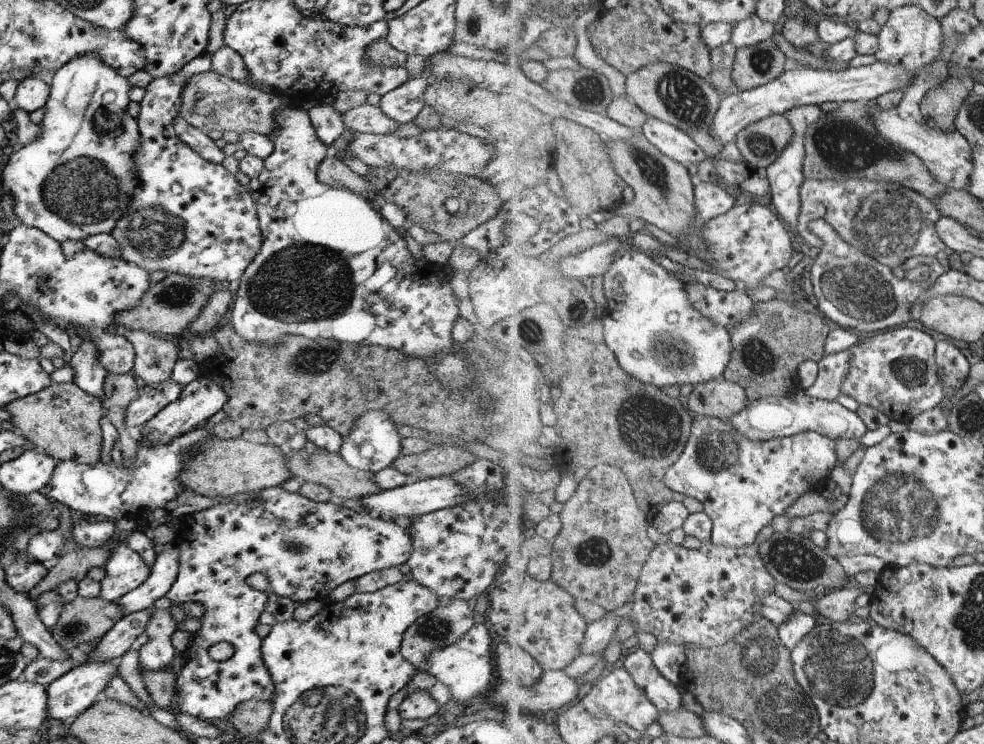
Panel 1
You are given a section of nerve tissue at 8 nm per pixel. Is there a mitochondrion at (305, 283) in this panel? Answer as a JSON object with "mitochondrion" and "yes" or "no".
{"mitochondrion":"yes"}

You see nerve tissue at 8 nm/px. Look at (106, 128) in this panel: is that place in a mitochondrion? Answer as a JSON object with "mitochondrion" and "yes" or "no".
{"mitochondrion":"yes"}

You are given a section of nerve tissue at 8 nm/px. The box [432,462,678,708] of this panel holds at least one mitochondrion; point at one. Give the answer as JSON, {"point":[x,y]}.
{"point":[607,554]}

